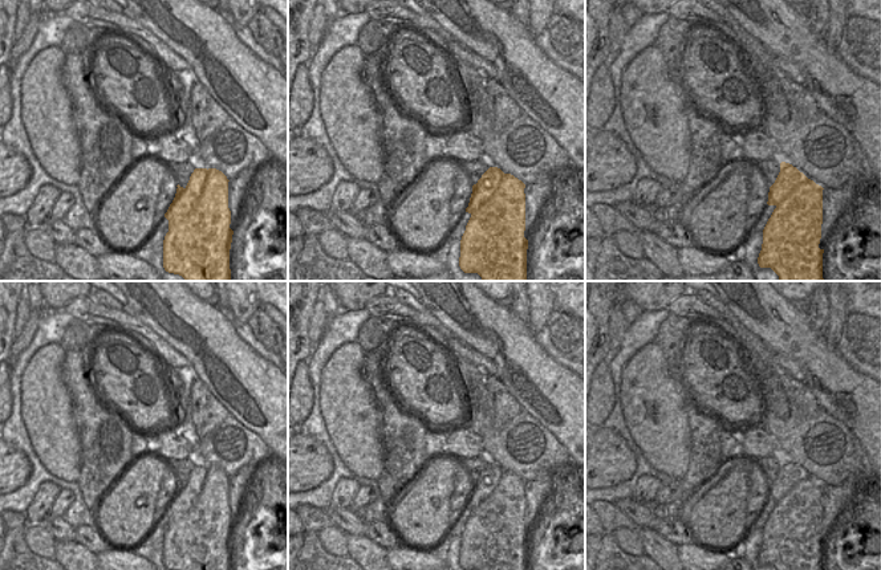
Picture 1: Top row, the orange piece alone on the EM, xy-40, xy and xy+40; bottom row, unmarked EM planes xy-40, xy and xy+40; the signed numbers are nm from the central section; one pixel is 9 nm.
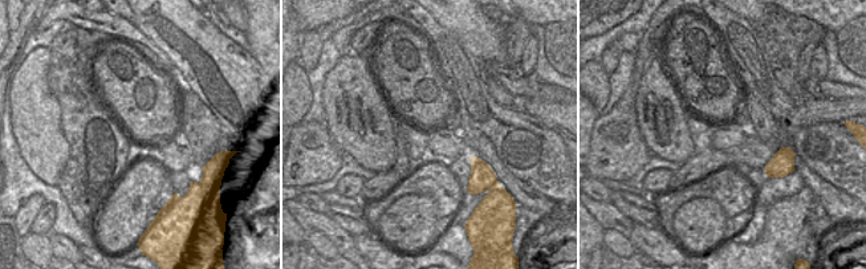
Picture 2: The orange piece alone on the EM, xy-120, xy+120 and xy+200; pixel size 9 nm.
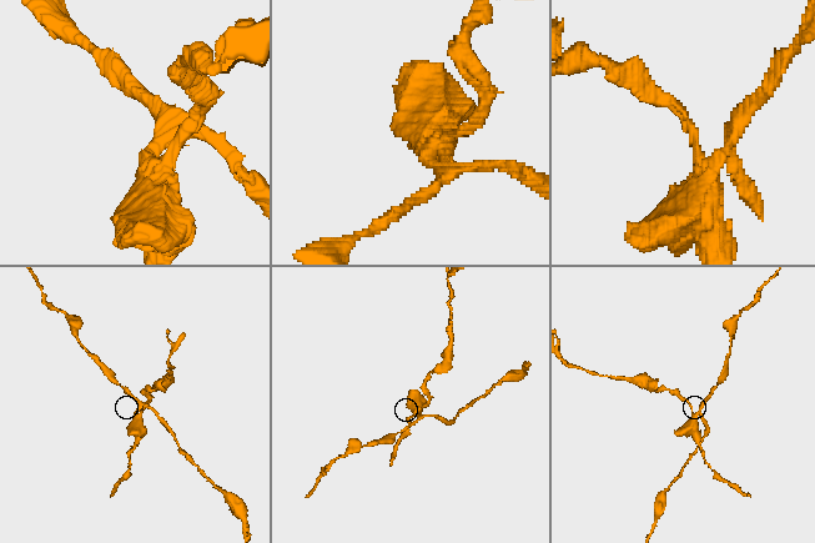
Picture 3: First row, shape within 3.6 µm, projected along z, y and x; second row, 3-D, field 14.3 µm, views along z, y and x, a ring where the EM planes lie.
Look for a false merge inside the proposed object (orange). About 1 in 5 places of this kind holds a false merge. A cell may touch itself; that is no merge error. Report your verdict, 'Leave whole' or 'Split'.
Split.

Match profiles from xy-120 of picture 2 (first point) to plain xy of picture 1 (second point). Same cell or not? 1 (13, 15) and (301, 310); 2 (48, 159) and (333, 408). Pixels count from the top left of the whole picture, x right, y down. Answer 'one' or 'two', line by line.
1: two
2: one

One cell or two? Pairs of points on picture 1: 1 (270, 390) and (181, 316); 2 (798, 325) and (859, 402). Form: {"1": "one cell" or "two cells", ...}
{"1": "one cell", "2": "one cell"}

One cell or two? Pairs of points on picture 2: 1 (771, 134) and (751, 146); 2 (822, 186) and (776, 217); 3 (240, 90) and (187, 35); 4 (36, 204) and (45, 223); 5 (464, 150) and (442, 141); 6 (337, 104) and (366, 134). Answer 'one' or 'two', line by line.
1: two
2: two
3: one
4: two
5: one
6: one

